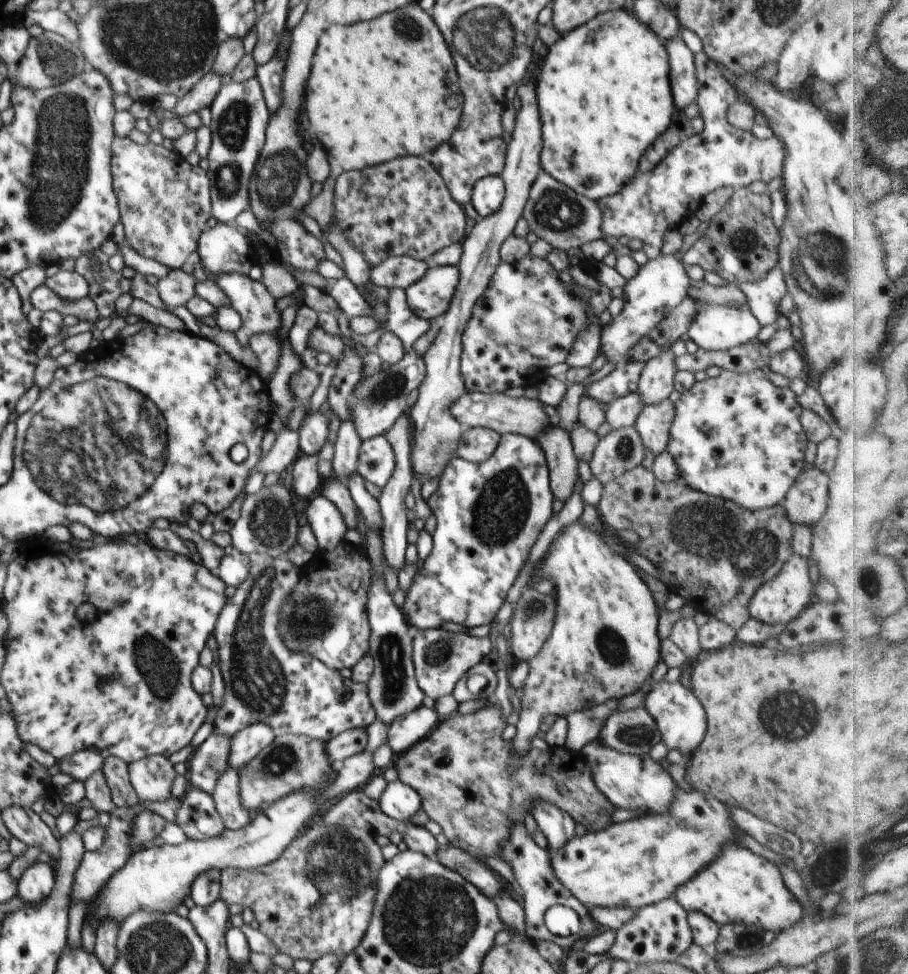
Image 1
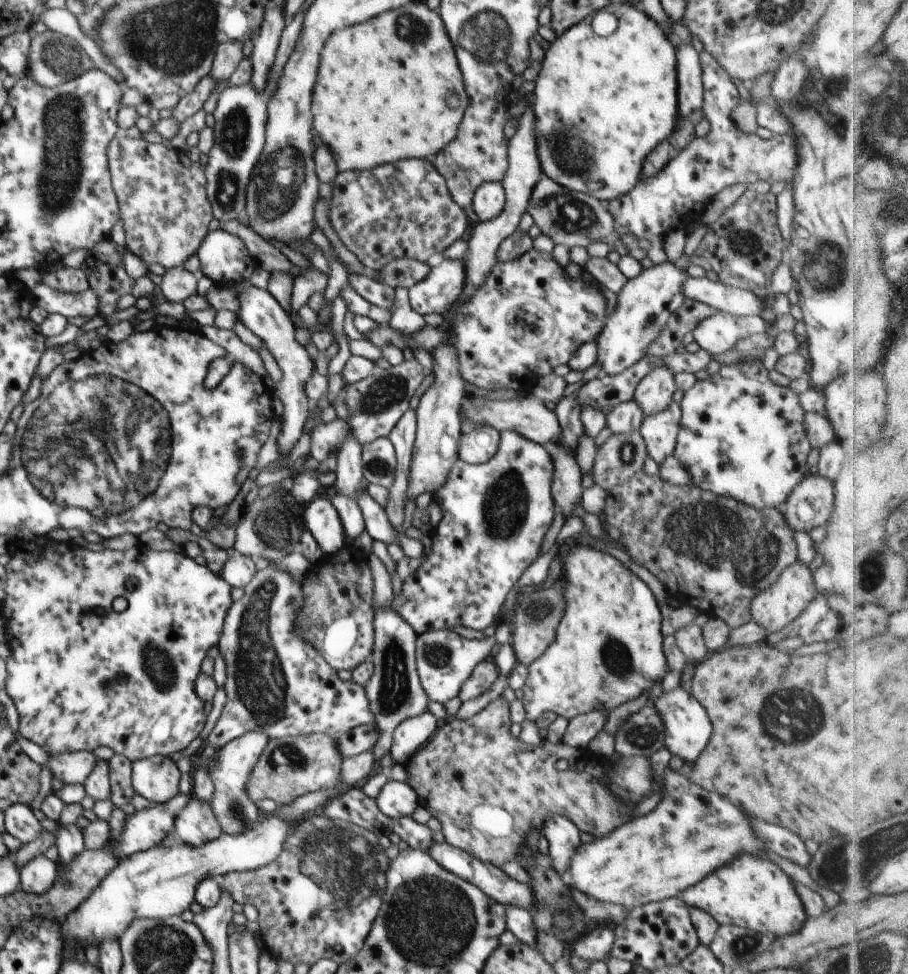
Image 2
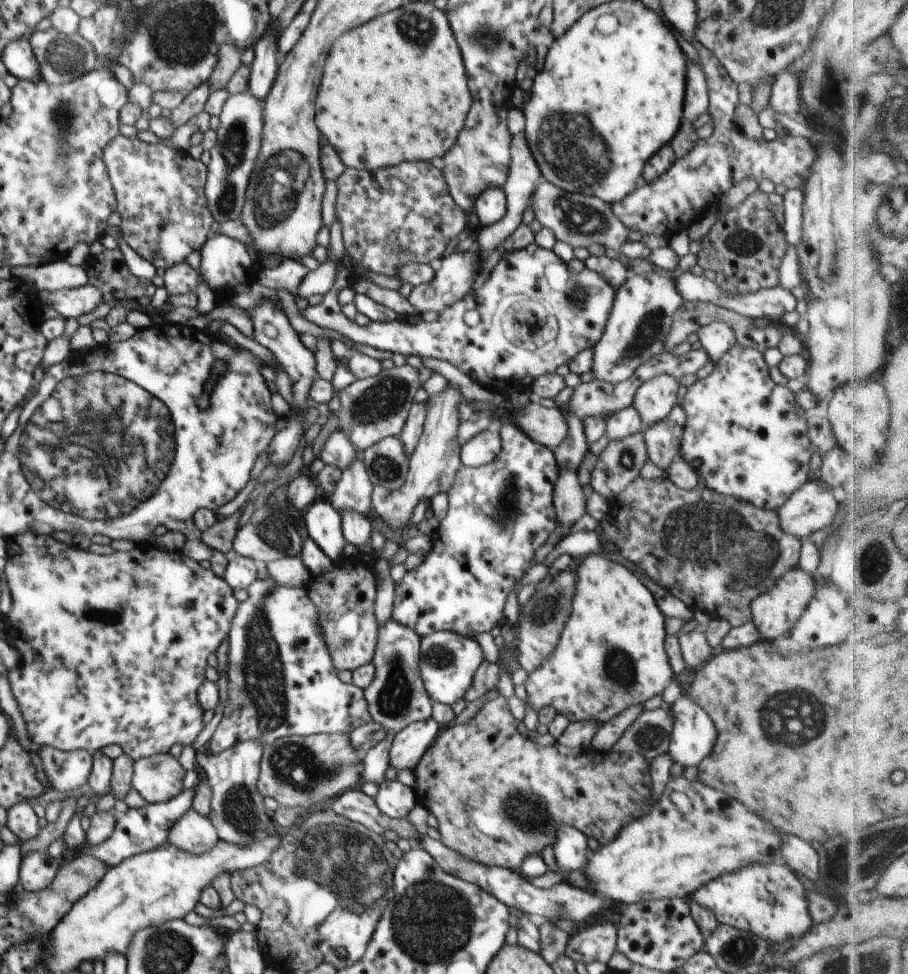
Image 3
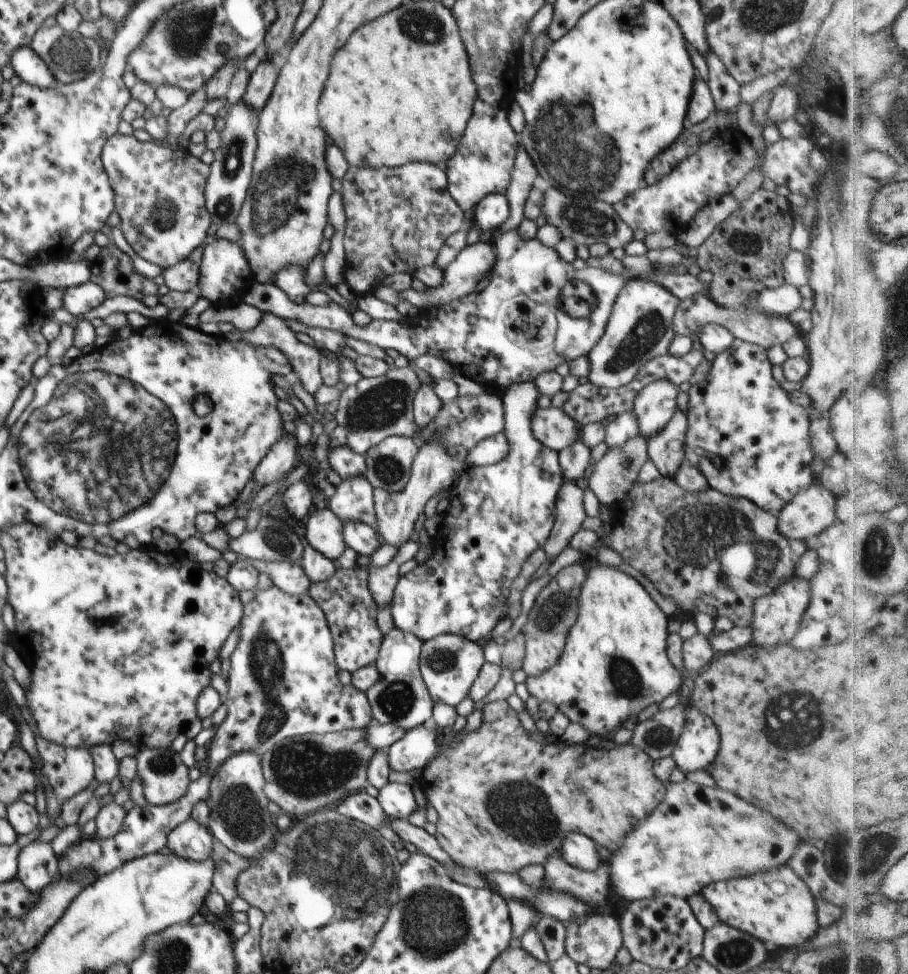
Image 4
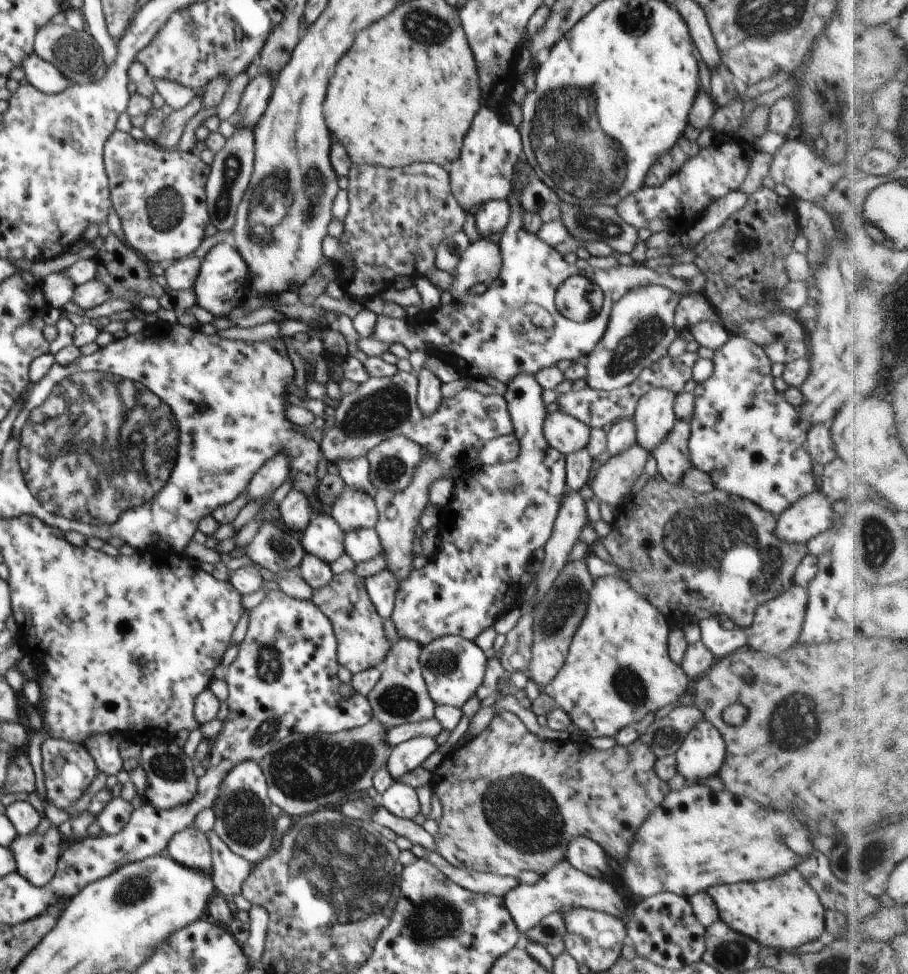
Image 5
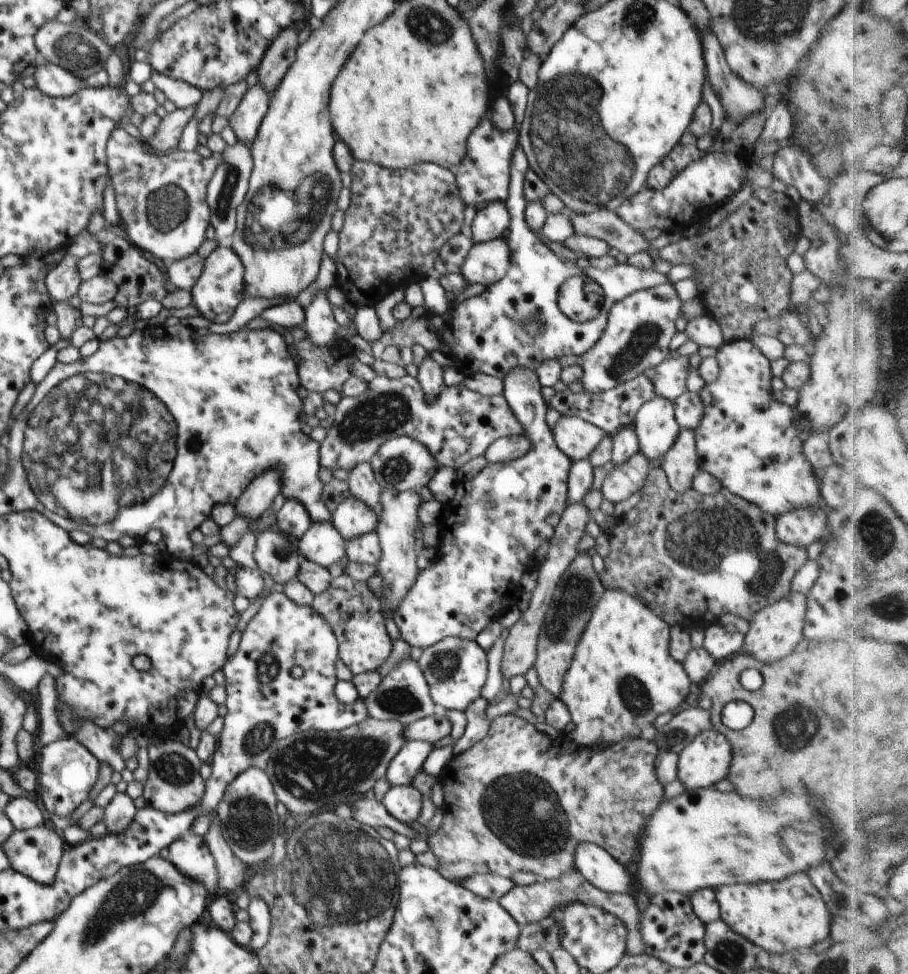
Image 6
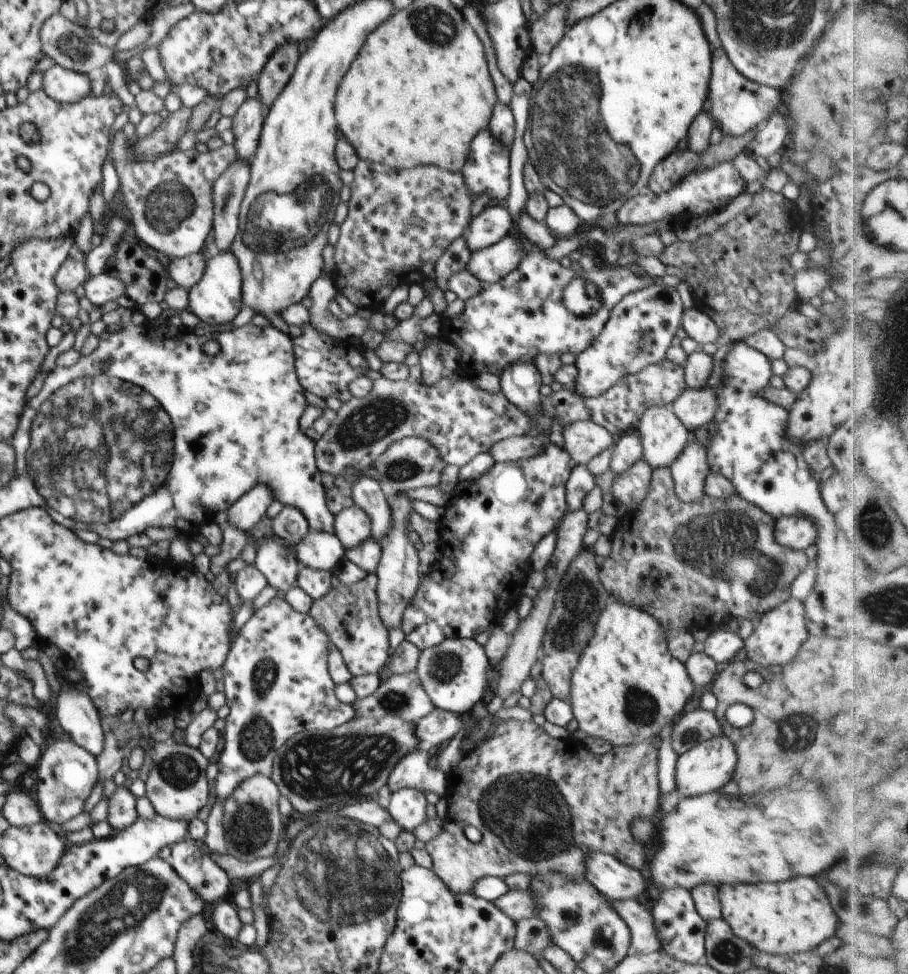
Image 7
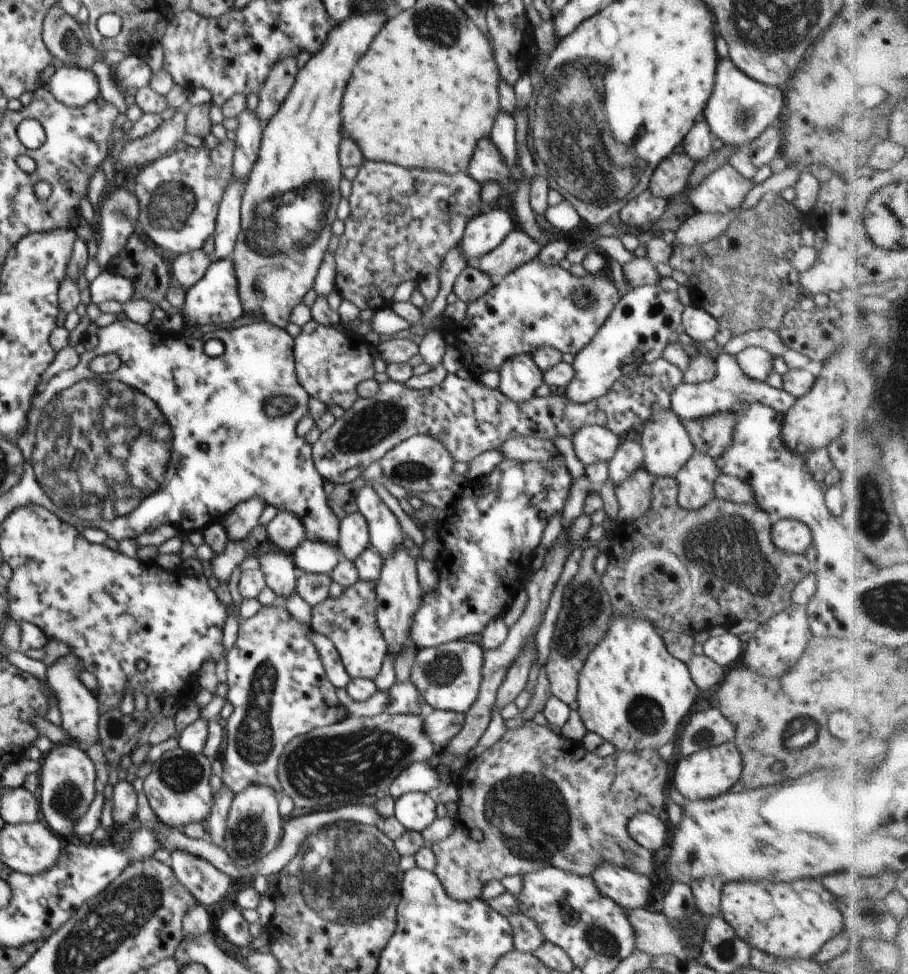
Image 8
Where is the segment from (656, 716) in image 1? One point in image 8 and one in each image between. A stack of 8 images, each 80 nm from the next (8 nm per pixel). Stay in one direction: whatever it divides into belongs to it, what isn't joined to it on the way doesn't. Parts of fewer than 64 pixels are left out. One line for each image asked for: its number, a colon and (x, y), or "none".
2: (687, 728)
3: (693, 734)
4: (698, 747)
5: (702, 753)
6: (705, 761)
7: (705, 768)
8: (708, 773)

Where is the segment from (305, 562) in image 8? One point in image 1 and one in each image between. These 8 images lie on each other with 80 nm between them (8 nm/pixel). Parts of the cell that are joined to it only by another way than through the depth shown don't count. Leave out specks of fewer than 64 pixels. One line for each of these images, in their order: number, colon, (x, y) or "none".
1: (327, 524)
2: (321, 518)
3: (323, 522)
4: (324, 530)
5: (323, 537)
6: (322, 543)
7: (320, 550)

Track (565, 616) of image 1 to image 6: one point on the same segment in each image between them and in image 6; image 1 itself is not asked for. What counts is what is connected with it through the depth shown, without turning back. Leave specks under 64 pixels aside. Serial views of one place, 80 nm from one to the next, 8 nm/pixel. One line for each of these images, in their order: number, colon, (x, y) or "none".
2: (608, 649)
3: (611, 654)
4: (615, 664)
5: (618, 669)
6: (622, 677)

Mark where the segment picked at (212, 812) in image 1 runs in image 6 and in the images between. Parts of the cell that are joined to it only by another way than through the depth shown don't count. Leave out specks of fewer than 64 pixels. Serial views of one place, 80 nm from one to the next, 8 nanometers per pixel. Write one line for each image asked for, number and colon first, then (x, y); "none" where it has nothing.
2: (196, 824)
3: (195, 834)
4: (190, 840)
5: (191, 848)
6: (190, 854)

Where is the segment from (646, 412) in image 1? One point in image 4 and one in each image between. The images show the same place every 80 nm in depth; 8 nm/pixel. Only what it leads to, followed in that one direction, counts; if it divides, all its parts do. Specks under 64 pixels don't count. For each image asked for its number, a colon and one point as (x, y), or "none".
2: (659, 431)
3: (662, 439)
4: (666, 450)

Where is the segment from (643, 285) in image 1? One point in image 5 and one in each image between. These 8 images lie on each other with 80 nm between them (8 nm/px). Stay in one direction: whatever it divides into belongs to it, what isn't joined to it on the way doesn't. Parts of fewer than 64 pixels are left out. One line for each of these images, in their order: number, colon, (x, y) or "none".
2: (645, 304)
3: (643, 309)
4: (640, 328)
5: (640, 330)

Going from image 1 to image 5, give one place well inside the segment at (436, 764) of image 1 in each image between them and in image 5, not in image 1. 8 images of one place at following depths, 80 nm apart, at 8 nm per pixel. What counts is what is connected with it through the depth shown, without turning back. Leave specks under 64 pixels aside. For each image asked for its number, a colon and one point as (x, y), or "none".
2: (488, 788)
3: (499, 797)
4: (504, 801)
5: (511, 802)

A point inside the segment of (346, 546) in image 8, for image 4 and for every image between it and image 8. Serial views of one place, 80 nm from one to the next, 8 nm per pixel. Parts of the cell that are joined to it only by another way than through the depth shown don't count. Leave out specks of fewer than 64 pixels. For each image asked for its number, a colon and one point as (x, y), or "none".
4: (353, 501)
5: (354, 509)
6: (352, 518)
7: (352, 526)

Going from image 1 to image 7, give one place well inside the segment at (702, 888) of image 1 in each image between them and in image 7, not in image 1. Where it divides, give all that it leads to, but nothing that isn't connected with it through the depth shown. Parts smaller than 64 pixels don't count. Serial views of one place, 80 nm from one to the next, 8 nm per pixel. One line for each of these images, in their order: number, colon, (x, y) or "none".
2: (750, 892)
3: (768, 900)
4: (776, 907)
5: (782, 913)
6: (781, 916)
7: (783, 918)

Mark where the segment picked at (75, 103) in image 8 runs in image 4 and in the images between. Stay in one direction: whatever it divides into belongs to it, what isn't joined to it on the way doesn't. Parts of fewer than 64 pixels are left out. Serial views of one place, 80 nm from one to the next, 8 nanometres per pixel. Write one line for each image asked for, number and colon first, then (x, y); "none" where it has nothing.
4: (28, 66)
5: (43, 76)
6: (52, 80)
7: (67, 86)

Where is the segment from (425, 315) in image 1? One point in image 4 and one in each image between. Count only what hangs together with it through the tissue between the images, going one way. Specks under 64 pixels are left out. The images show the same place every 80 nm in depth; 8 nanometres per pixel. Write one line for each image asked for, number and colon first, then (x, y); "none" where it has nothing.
2: (440, 290)
3: (454, 280)
4: (475, 262)

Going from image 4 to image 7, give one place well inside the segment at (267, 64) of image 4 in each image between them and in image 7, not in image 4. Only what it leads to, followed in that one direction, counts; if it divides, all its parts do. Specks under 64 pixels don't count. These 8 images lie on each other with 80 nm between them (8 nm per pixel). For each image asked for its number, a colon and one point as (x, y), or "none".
5: (255, 99)
6: (245, 122)
7: (247, 123)

